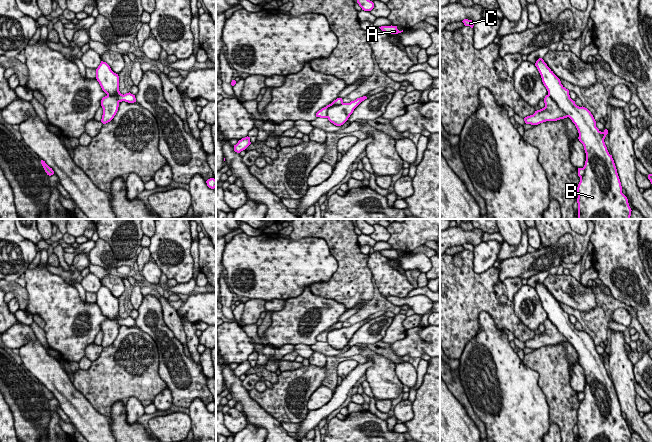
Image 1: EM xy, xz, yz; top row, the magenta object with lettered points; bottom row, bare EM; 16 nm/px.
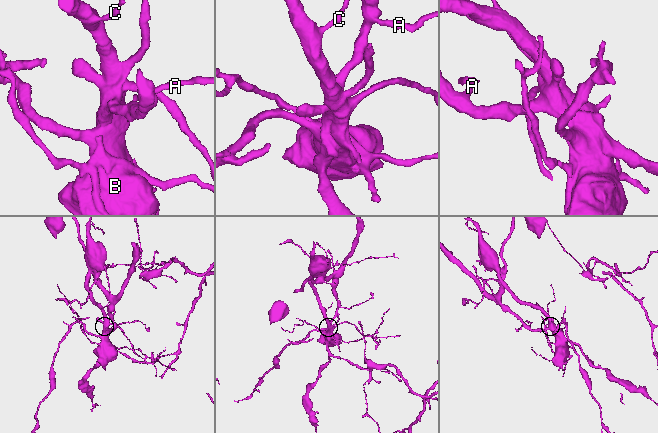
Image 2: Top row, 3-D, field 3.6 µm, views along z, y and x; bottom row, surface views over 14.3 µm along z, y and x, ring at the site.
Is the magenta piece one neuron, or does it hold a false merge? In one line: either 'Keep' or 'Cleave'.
Cleave

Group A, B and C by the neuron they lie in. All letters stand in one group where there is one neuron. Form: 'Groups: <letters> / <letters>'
Groups: A / B C

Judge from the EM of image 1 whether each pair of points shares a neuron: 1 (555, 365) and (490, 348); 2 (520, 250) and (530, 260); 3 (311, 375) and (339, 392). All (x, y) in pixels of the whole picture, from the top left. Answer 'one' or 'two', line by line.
1: two
2: two
3: two

